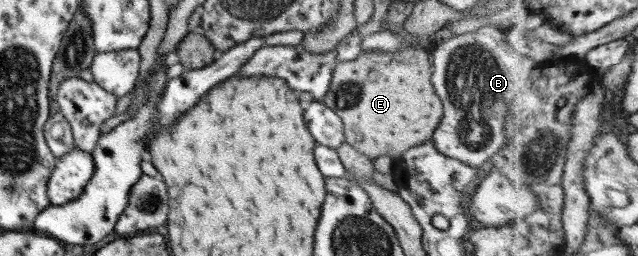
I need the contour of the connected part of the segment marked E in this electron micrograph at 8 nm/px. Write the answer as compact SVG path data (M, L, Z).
M415 46L393 52L362 51L353 60L338 62L333 67L328 91L322 98L322 103L341 118L344 142L367 158L378 156L396 158L408 148L429 140L441 118L441 102L431 88L429 68L431 66L427 52Z

